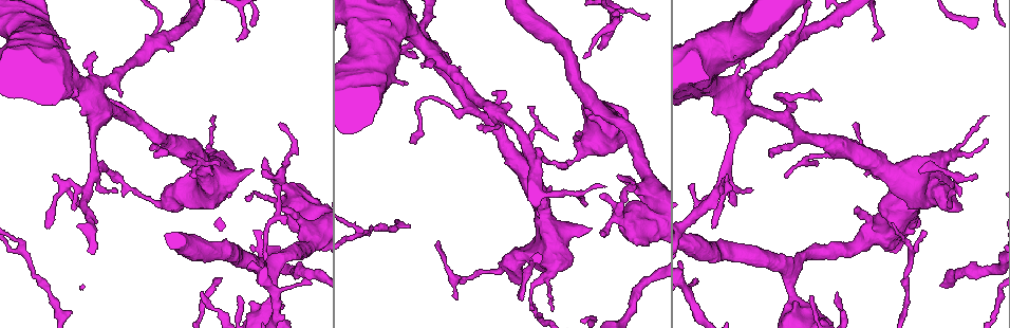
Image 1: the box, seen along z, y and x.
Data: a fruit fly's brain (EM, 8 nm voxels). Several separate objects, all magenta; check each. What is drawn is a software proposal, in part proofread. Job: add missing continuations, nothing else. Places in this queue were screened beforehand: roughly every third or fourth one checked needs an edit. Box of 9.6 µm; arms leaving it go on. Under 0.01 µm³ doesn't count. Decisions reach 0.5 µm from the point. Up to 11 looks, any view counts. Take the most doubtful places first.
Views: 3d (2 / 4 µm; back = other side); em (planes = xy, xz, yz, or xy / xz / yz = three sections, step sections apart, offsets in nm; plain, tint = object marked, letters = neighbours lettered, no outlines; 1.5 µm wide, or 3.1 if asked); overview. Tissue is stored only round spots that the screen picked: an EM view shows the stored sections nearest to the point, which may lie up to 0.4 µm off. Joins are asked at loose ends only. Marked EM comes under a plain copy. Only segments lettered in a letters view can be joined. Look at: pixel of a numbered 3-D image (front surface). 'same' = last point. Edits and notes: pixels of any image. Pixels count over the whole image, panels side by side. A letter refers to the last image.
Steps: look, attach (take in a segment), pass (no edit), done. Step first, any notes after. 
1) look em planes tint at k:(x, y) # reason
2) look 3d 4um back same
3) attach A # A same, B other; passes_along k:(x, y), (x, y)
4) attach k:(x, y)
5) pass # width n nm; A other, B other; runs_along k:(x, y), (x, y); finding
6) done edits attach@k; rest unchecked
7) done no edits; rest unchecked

look 3d 2um at 1:(153, 157) # free end

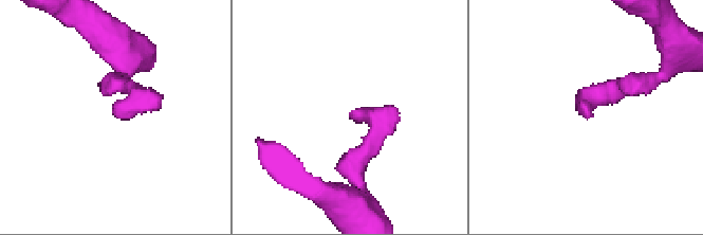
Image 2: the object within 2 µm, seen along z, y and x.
look em planes letters at 2:(588, 117) # now the EM

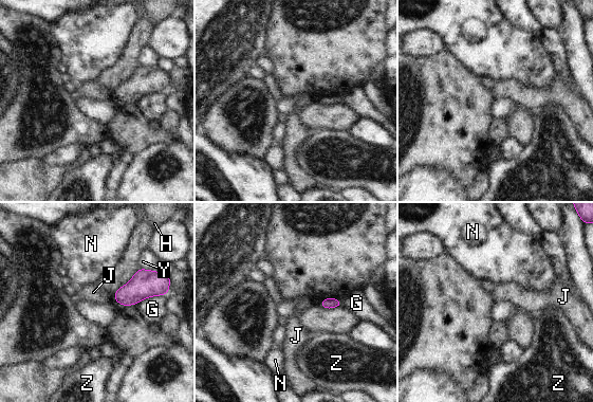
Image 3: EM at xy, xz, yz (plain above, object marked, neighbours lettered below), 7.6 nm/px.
pass # longest_contact G 180 nm; G other, H other, J other, N other, Y other, Z other; border 3:(165, 294), (143, 298); no lettered segment goes on from it

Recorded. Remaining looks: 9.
look em planes letters at 1:(92, 53) # free end

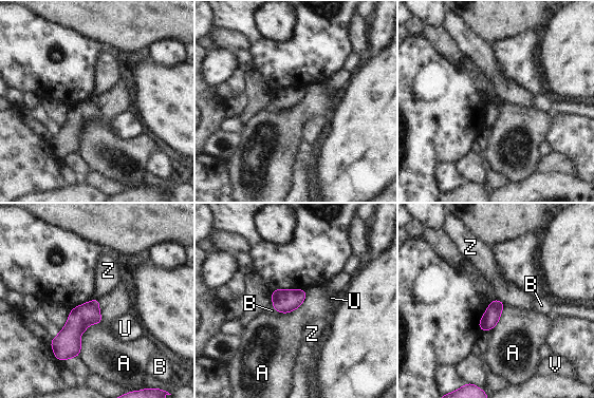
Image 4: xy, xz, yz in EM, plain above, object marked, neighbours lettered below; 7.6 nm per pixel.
pass # A other, B other, U other, V other, Z other; border 4:(272, 306), (282, 314); none of them fits

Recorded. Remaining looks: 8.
look em planes letters at 1:(263, 170) # branch stops here

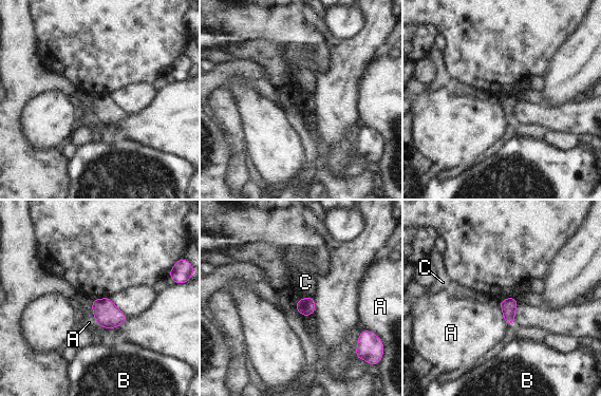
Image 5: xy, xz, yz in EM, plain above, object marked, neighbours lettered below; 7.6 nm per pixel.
pass # longest_contact A 220 nm; A other, B other, C other; border 5:(91, 301), (94, 320), (99, 326); no lettered segment goes on from it

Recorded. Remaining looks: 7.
look 3d 2um at 1:(716, 112) # an open end

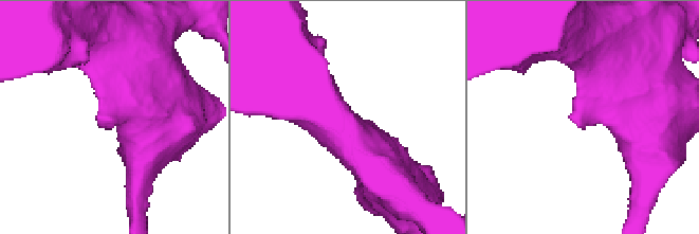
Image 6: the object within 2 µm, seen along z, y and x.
look em yz step 4 tint at 6:(579, 123) # need the tissue

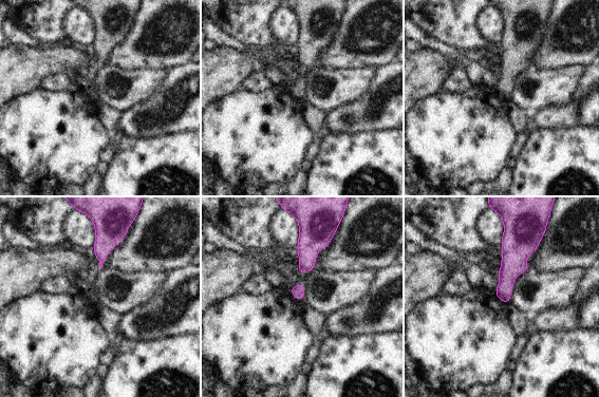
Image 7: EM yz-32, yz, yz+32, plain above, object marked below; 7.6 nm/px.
look em planes letters same # cut it another way

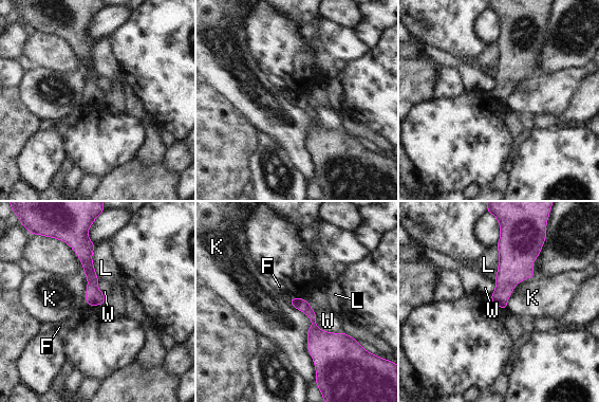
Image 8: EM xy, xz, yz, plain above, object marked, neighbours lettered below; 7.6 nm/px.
pass # F other, K other, L other, W other; border 8:(288, 297), (311, 321), (316, 373); no lettered segment goes on from it

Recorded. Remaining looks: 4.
done no edits; rest unchecked

